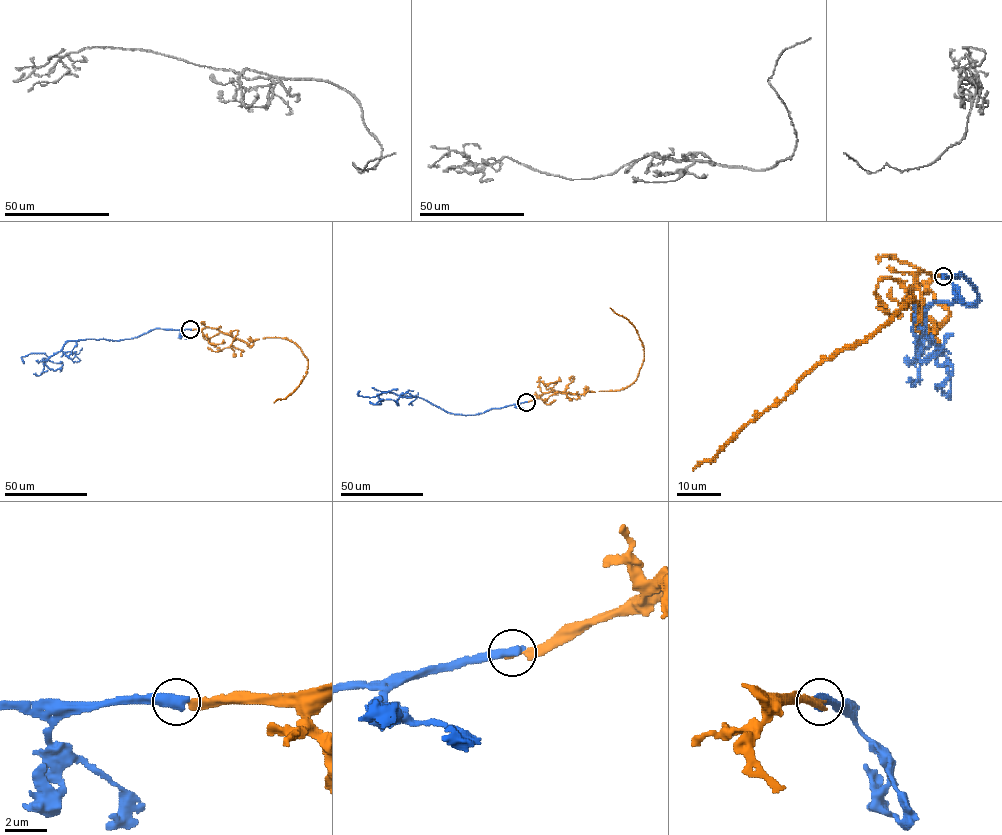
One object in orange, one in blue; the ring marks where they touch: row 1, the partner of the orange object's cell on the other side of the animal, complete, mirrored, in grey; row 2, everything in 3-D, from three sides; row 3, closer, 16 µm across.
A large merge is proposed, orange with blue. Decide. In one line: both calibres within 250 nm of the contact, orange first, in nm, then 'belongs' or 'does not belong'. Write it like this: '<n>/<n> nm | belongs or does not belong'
190/550 nm | does not belong

